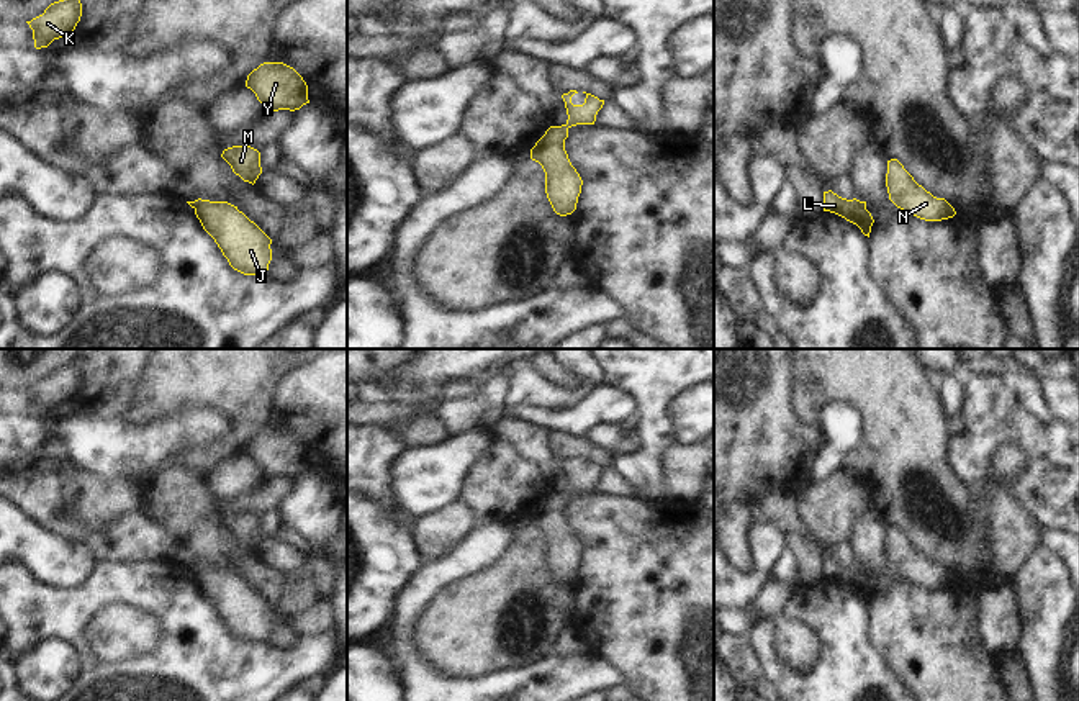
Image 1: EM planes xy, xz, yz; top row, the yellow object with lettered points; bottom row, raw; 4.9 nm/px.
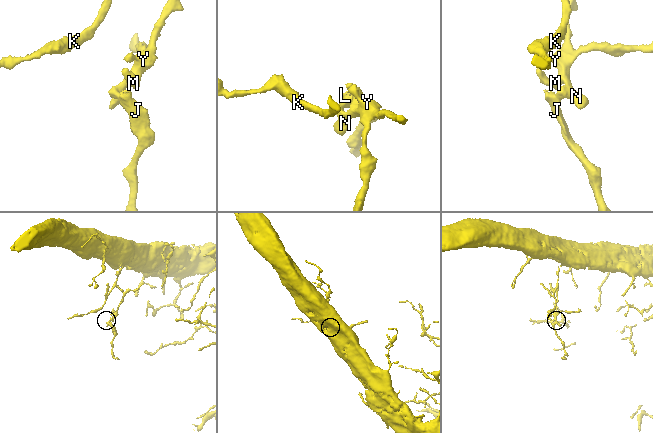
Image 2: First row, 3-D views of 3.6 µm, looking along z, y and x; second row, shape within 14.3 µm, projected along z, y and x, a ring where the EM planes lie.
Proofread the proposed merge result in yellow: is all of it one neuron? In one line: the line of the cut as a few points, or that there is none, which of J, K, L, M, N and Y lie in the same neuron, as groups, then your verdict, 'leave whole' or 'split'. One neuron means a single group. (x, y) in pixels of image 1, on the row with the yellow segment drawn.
cut in xy along (200, 198), (194, 207); J L / K M N Y; split

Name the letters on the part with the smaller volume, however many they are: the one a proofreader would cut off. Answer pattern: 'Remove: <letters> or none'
Remove: J, L

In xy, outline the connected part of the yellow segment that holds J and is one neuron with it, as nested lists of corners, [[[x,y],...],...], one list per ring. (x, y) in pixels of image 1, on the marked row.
[[[200,200],[195,215],[234,270],[244,275],[267,275],[272,239],[237,206]]]

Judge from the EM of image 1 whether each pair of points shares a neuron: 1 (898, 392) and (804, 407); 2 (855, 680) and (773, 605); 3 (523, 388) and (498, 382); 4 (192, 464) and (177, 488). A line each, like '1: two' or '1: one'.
1: one
2: two
3: two
4: two

